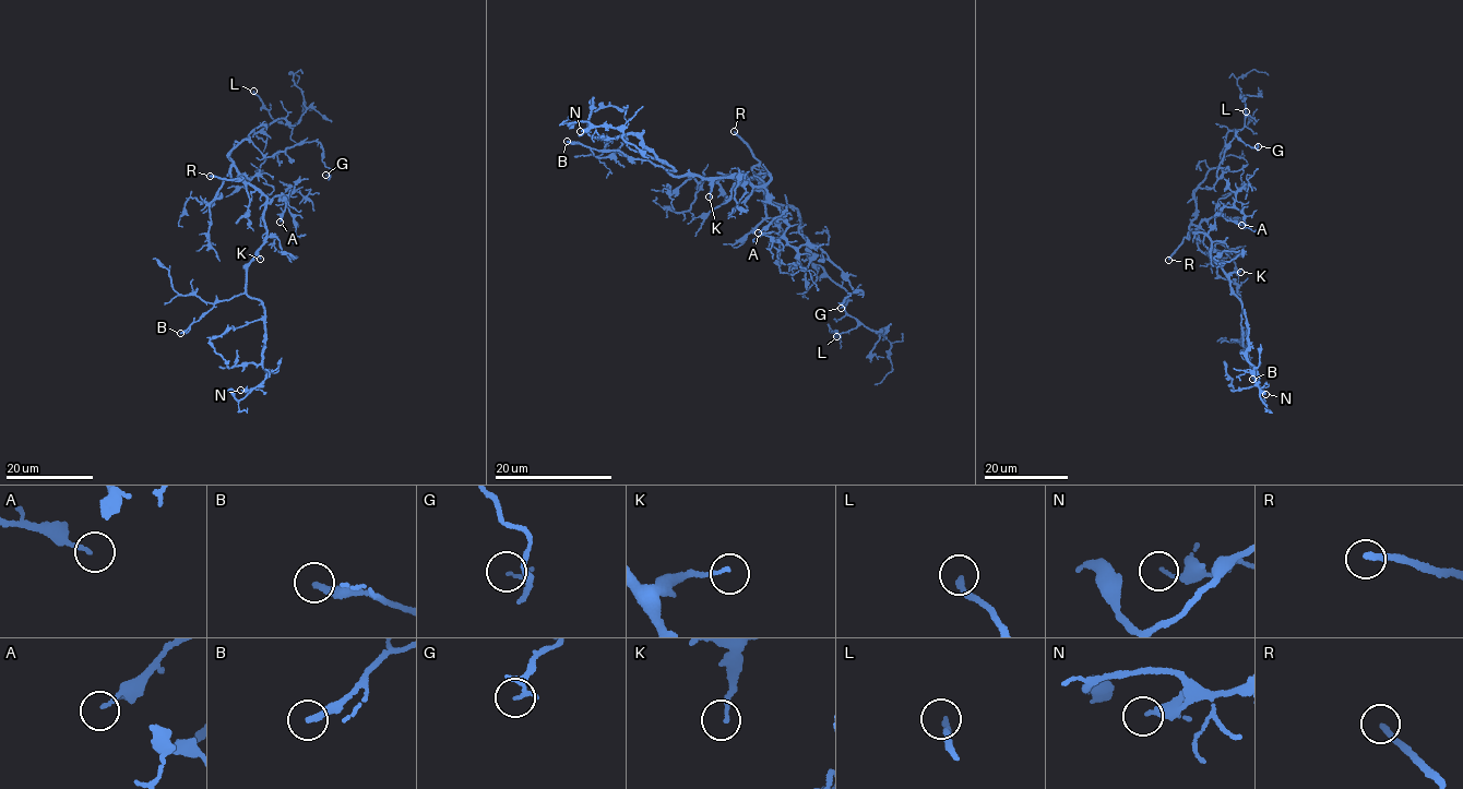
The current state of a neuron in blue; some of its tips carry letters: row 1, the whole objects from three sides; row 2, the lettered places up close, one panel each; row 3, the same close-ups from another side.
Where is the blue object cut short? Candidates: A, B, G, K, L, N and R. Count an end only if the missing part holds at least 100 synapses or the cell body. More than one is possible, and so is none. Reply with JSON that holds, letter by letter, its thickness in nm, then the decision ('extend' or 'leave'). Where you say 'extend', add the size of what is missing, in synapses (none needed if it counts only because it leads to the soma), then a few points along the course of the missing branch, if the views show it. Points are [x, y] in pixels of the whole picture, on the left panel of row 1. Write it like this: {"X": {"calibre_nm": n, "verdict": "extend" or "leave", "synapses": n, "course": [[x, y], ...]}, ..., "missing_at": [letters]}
{"A": {"calibre_nm": 140, "verdict": "leave"}, "B": {"calibre_nm": 220, "verdict": "leave"}, "G": {"calibre_nm": 120, "verdict": "leave"}, "K": {"calibre_nm": 110, "verdict": "leave"}, "L": {"calibre_nm": 200, "verdict": "leave"}, "N": {"calibre_nm": 90, "verdict": "leave"}, "R": {"calibre_nm": 200, "verdict": "extend", "course": [[210, 176], [156, 181], [106, 169], [88, 170], [78, 164]]}, "missing_at": ["R"]}

